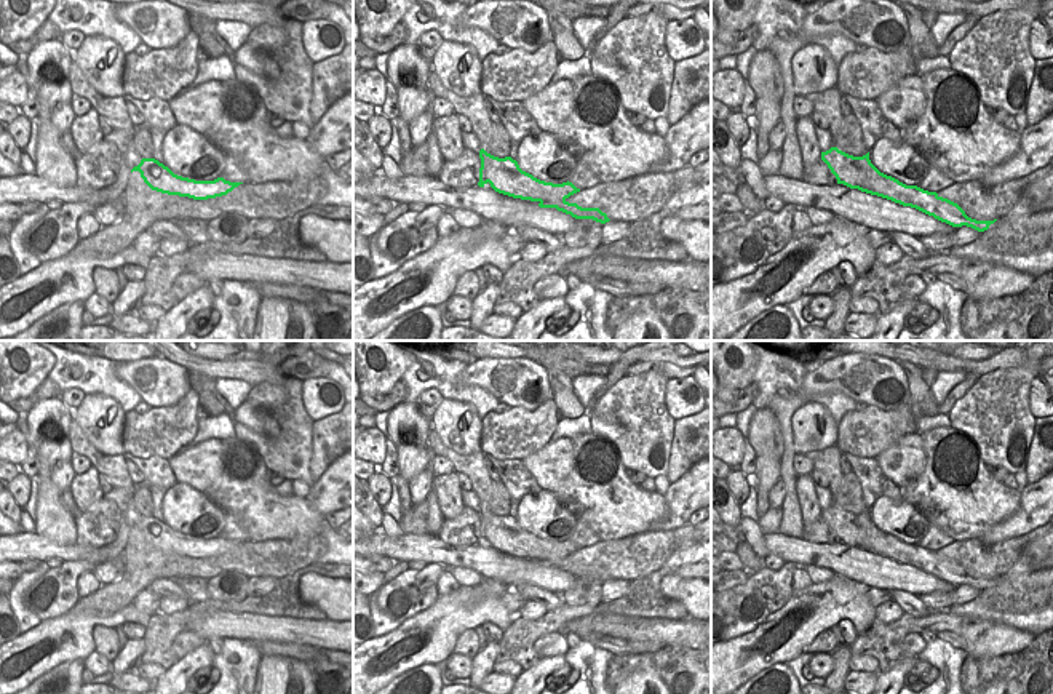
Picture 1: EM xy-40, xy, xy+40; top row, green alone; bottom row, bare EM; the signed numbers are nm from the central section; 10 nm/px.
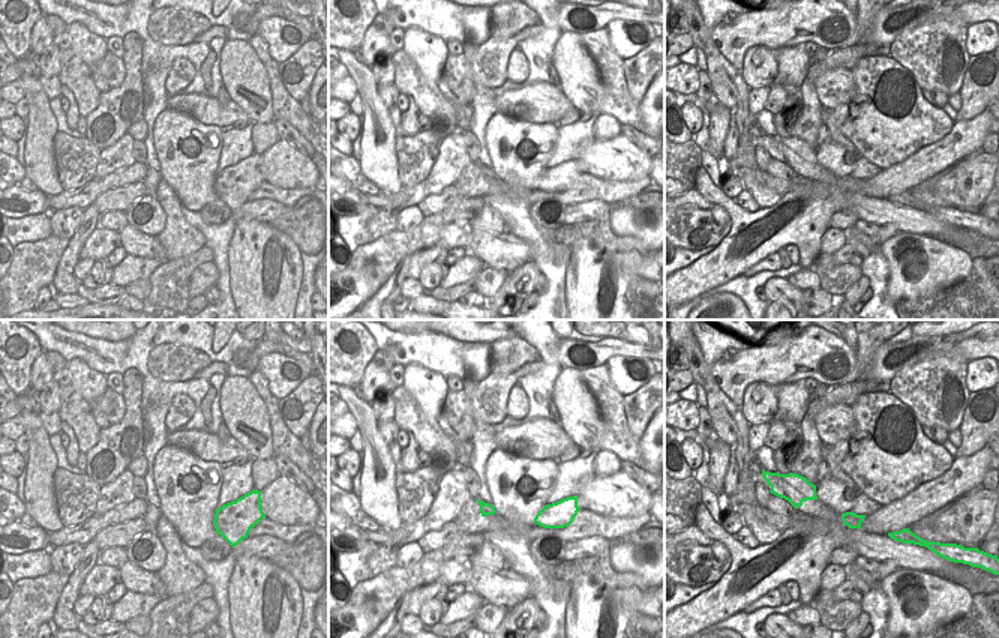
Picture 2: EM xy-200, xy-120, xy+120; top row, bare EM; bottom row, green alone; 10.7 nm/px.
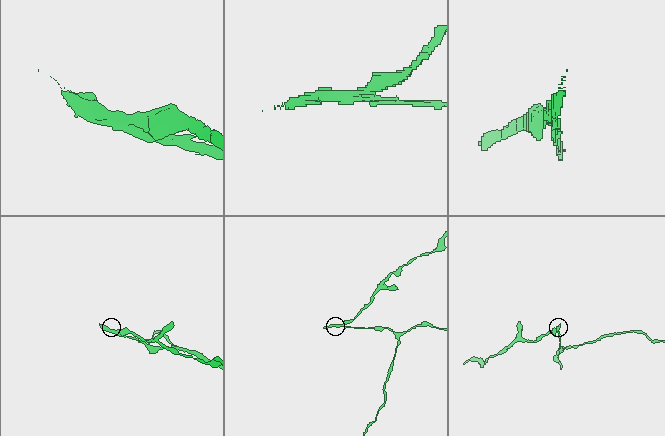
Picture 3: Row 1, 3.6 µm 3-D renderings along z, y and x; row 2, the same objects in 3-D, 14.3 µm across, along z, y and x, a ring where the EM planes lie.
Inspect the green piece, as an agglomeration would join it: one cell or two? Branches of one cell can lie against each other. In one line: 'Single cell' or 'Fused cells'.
Fused cells

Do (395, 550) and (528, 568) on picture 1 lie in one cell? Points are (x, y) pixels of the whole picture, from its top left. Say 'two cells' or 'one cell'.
one cell

